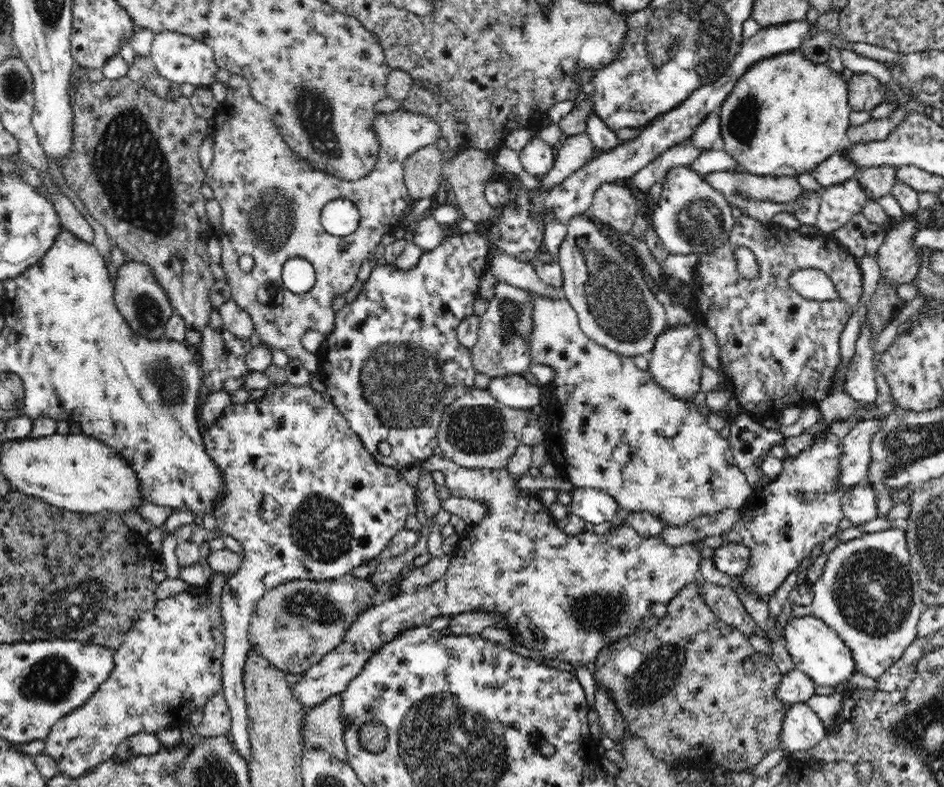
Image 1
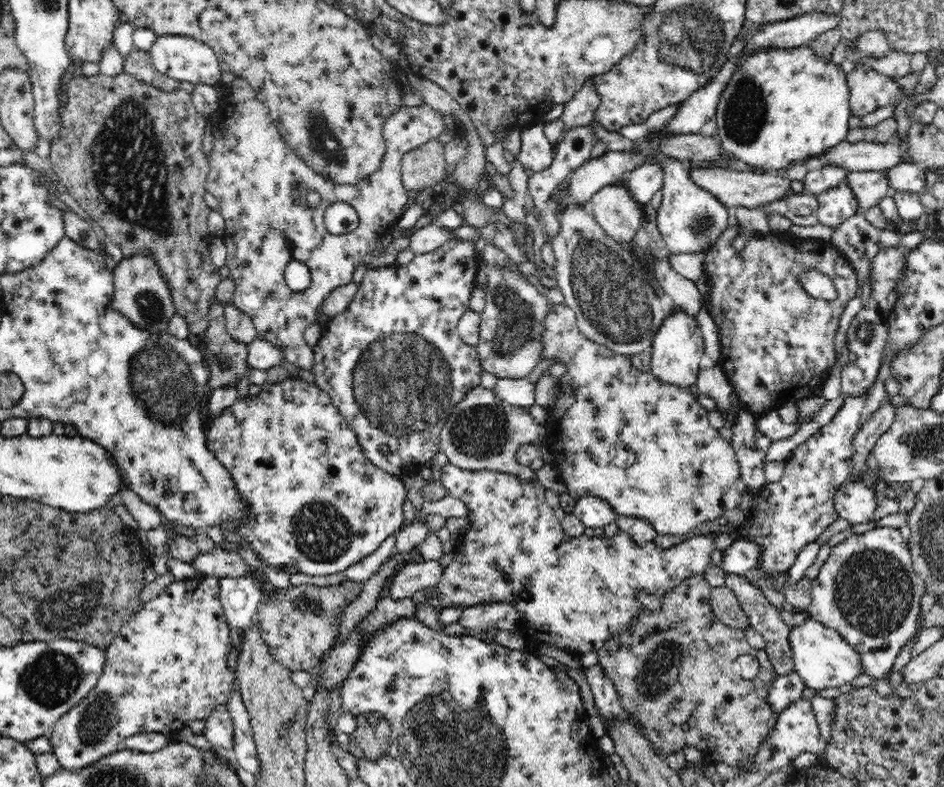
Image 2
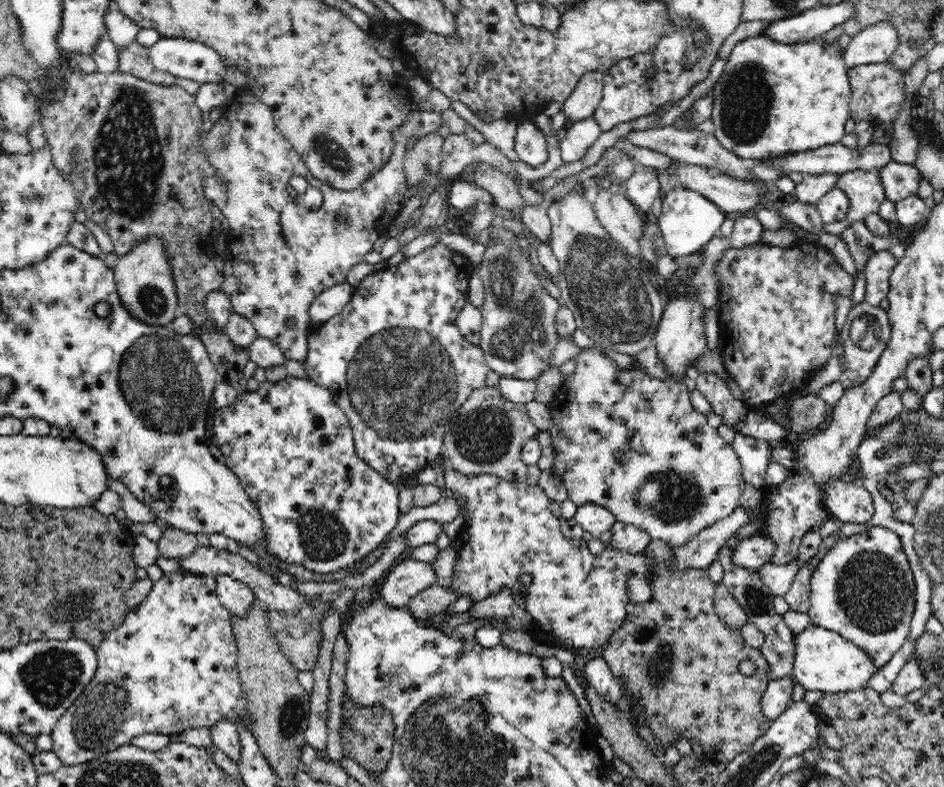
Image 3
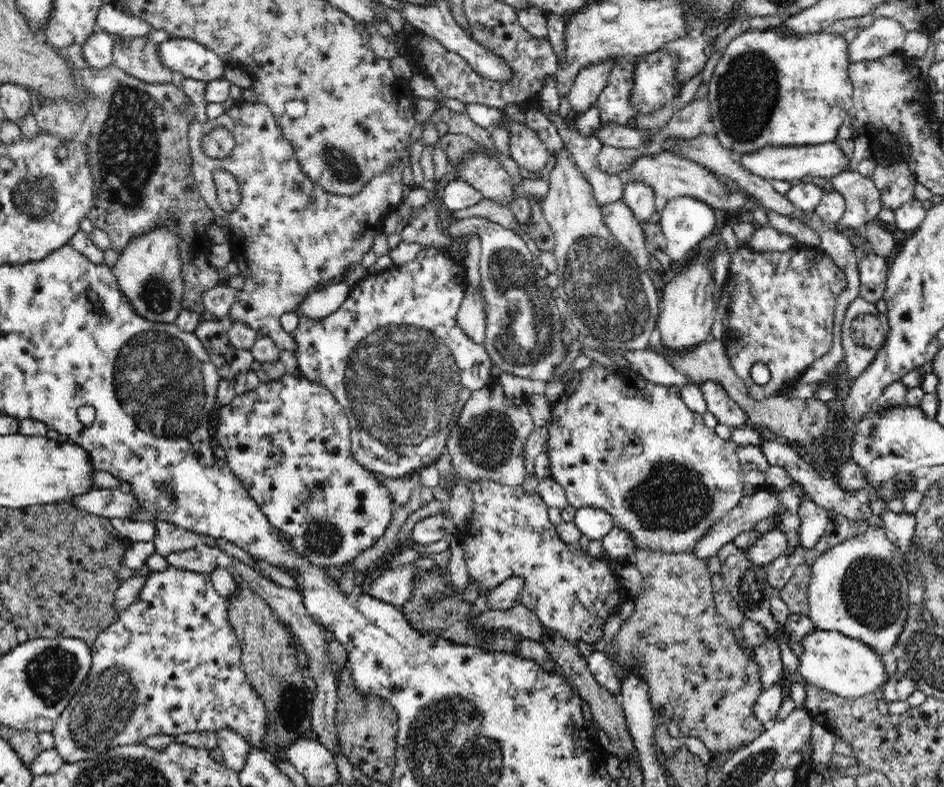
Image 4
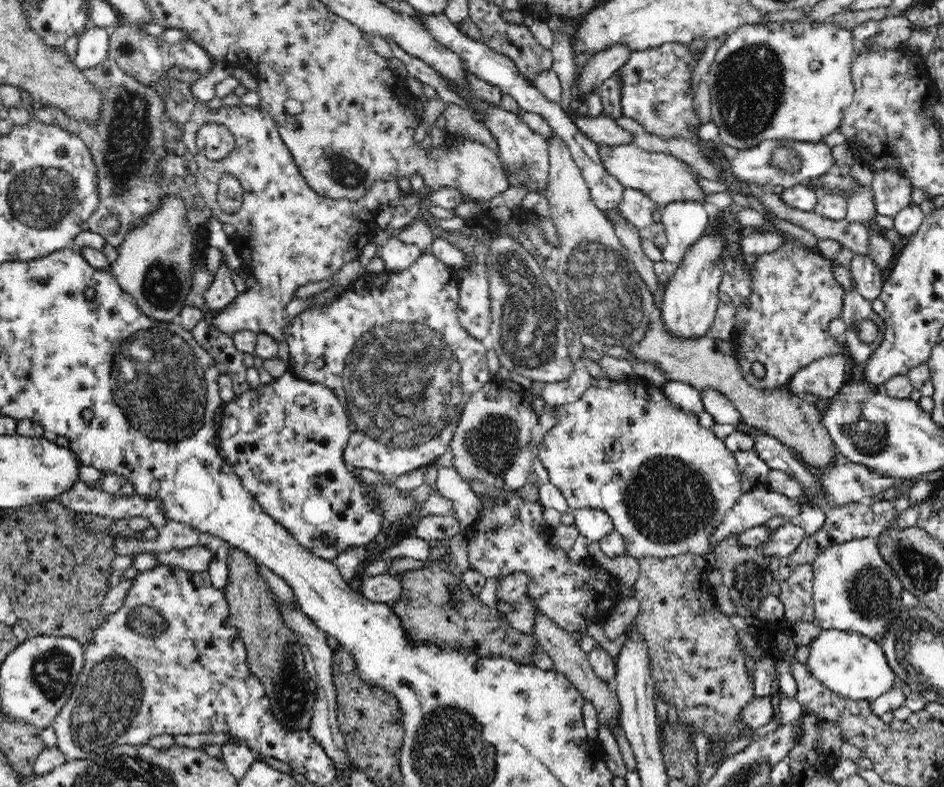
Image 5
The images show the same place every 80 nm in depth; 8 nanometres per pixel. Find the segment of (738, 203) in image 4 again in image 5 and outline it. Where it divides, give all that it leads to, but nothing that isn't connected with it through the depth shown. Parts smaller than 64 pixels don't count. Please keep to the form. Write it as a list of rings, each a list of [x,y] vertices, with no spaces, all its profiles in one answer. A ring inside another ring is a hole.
[[[636,143],[612,146],[601,144],[597,149],[608,174],[616,177],[624,188],[638,189],[649,196],[656,205],[656,211],[662,212],[669,202],[678,202],[681,199],[703,203],[708,195],[700,189],[691,166],[671,154],[648,152]]]

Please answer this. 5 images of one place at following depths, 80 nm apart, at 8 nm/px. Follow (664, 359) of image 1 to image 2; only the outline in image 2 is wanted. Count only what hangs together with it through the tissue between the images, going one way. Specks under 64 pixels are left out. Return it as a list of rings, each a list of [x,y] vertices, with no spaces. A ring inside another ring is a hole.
[[[684,309],[672,310],[656,332],[651,348],[650,371],[659,381],[682,389],[695,384],[700,370],[698,364],[704,356],[704,341],[696,316],[686,313]]]

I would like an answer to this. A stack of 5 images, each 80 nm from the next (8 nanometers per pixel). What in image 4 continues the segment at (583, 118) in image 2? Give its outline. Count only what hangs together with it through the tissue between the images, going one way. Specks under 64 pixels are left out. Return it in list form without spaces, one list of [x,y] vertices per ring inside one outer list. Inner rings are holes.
[[[614,57],[614,60],[610,62],[600,62],[600,64],[584,66],[584,68],[578,72],[574,84],[571,86],[568,94],[566,94],[566,98],[570,101],[570,107],[572,107],[572,109],[576,112],[583,113],[590,108],[592,103],[597,102],[599,92],[607,85],[610,72],[612,68],[616,66],[618,60],[620,60],[620,58]]]

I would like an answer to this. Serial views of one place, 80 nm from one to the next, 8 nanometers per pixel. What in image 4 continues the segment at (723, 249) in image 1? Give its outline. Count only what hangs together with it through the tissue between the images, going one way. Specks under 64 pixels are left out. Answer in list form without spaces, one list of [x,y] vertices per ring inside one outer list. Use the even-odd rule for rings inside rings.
[[[796,242],[788,251],[776,252],[776,251],[754,251],[750,248],[740,246],[739,249],[730,255],[728,273],[732,273],[732,278],[736,280],[736,292],[733,292],[732,284],[732,296],[730,296],[730,302],[728,302],[728,322],[729,329],[724,332],[724,336],[721,339],[728,353],[730,365],[736,374],[740,377],[740,380],[744,381],[744,385],[748,387],[748,396],[754,399],[766,400],[767,398],[779,398],[782,392],[788,391],[794,386],[797,378],[808,368],[814,360],[822,358],[831,348],[833,344],[833,326],[834,326],[834,310],[836,308],[836,296],[840,294],[847,287],[847,280],[845,272],[835,265],[831,256],[828,256],[825,251],[820,248],[814,248],[811,246],[800,245]],[[755,362],[762,362],[766,364],[770,370],[770,380],[764,384],[757,384],[750,376],[750,368]]]

